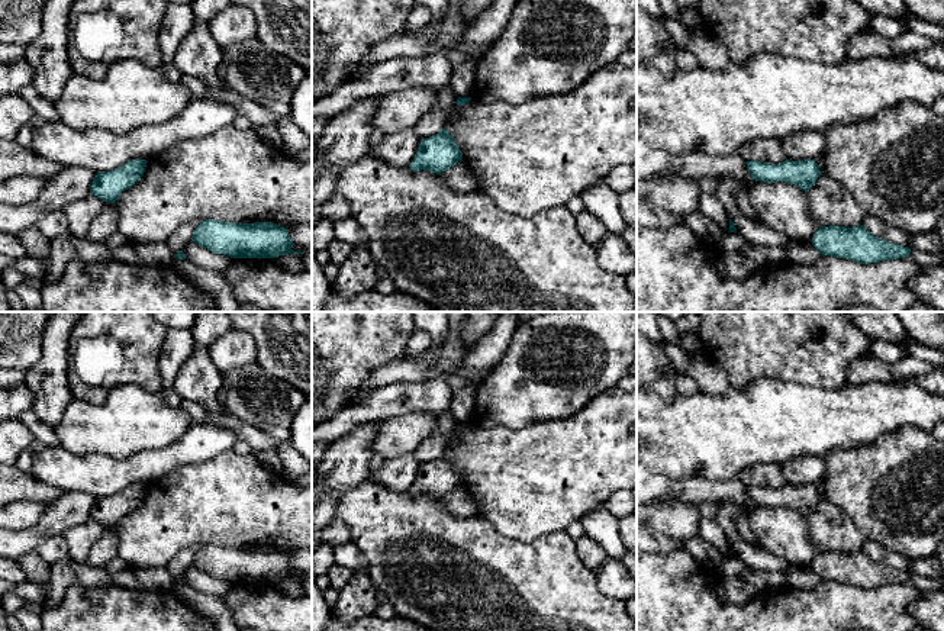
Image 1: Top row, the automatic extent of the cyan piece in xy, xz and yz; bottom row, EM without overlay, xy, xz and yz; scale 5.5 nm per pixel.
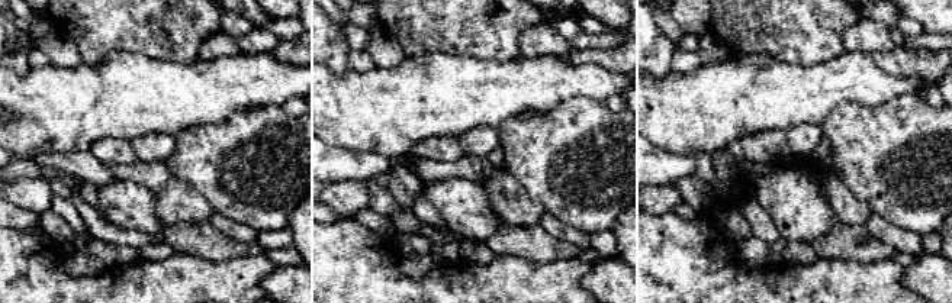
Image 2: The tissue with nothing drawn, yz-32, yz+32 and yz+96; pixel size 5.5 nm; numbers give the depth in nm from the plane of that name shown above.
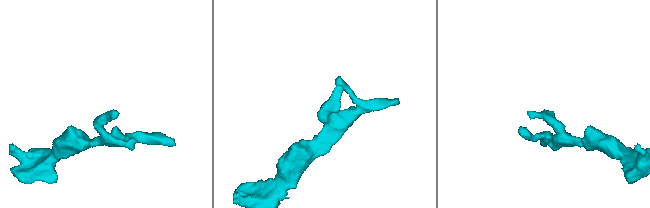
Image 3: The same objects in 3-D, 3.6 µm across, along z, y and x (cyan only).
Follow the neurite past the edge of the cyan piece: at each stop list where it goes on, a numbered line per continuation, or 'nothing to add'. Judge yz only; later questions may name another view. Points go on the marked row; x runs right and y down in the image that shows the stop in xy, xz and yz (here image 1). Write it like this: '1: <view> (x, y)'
nothing to add

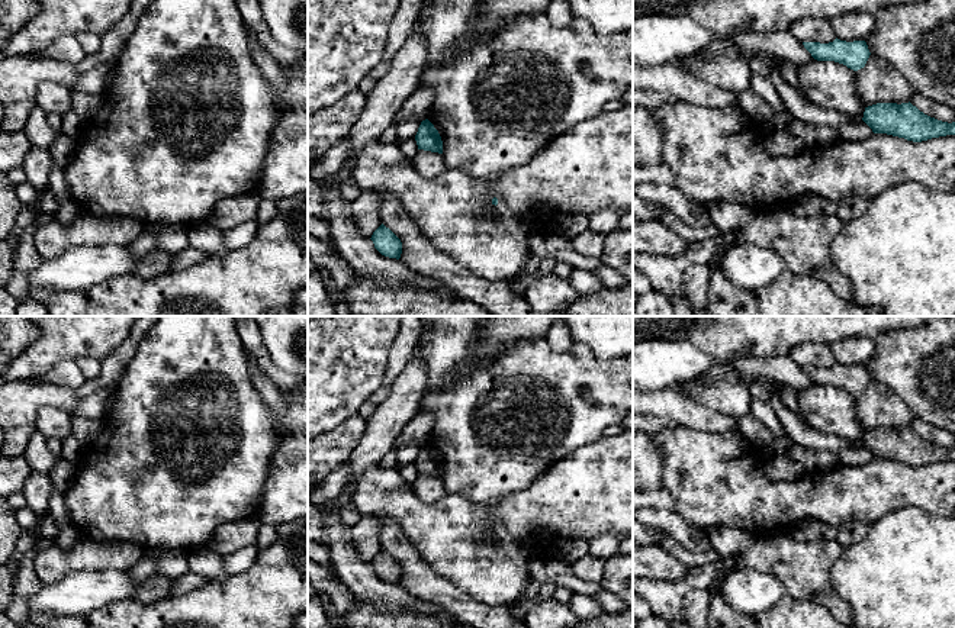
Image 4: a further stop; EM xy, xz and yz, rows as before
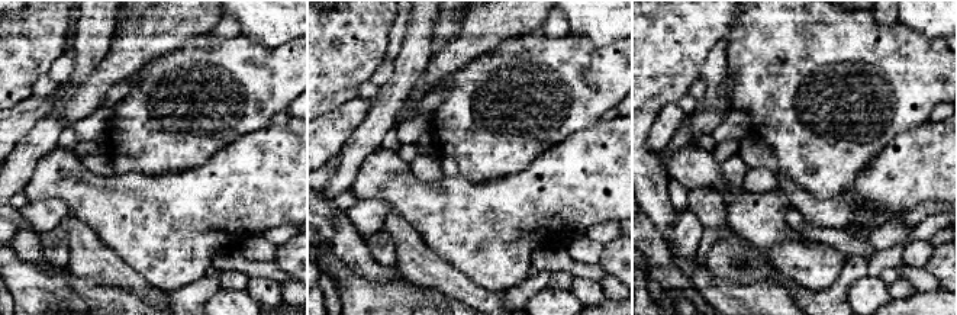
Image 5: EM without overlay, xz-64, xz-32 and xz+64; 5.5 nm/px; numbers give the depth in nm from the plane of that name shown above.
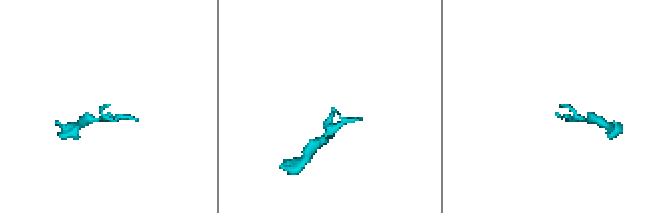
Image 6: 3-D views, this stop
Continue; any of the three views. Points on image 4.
nothing to add

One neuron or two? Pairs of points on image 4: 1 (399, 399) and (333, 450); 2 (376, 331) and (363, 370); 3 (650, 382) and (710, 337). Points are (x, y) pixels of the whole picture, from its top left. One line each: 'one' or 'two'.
1: two
2: one
3: two

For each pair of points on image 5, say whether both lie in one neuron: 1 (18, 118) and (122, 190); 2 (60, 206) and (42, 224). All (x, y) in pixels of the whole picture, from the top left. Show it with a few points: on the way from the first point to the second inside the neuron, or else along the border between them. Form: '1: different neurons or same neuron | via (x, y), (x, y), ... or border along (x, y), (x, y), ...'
1: different neurons | border along (57, 105), (15, 147)
2: same neuron | via (55, 211), (47, 219)

